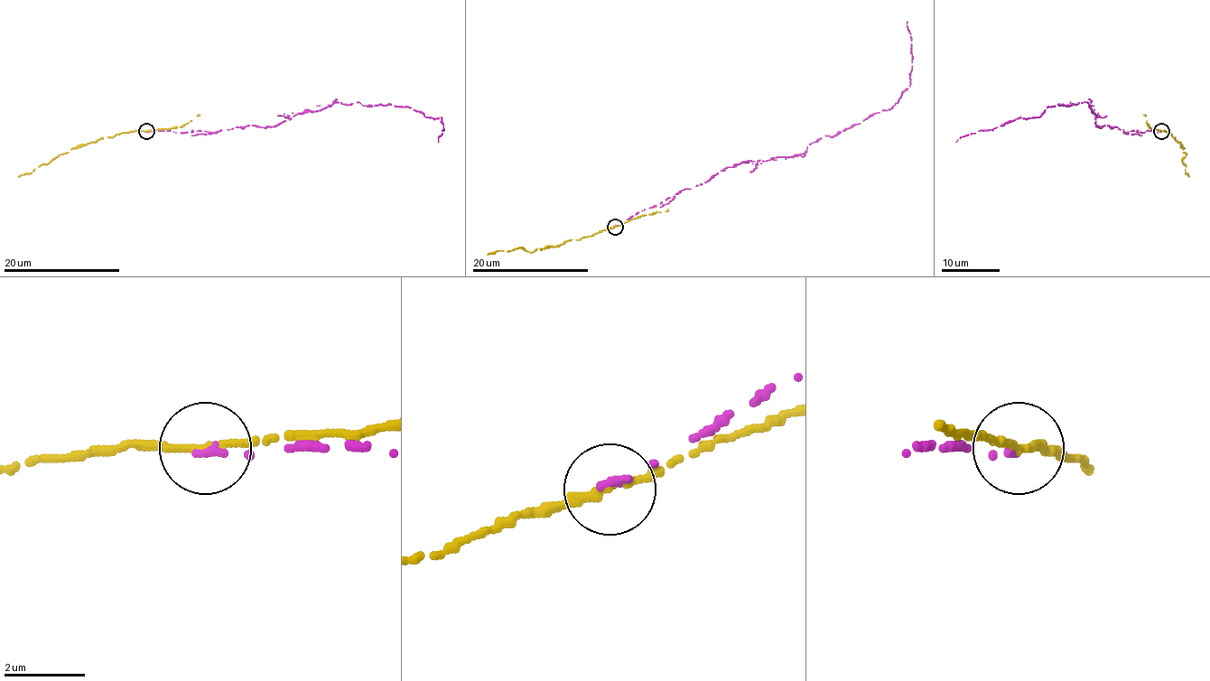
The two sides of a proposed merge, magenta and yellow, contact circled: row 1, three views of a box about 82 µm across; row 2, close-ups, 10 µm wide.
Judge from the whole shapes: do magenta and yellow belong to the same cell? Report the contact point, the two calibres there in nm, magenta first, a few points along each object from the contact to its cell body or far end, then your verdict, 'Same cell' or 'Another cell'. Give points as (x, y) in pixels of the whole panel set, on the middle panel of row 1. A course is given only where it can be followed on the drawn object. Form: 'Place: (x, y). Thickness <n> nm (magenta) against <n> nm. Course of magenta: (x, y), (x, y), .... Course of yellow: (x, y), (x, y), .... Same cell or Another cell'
Place: (615, 227). Thickness 190 nm (magenta) against 190 nm. Course of magenta: (615, 226), (665, 205), (721, 170), (804, 153), (811, 143), (887, 110), (910, 86), (907, 22). Course of yellow: (615, 227), (553, 247), (534, 252), (520, 247), (487, 255). Another cell

